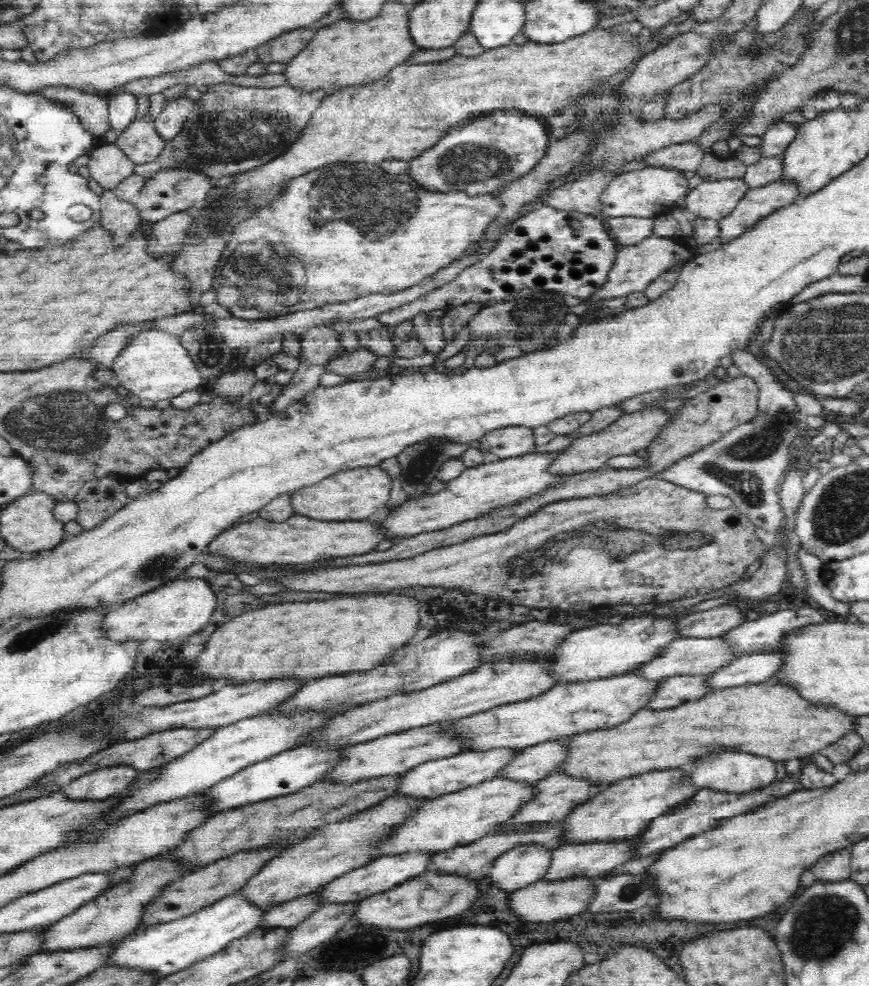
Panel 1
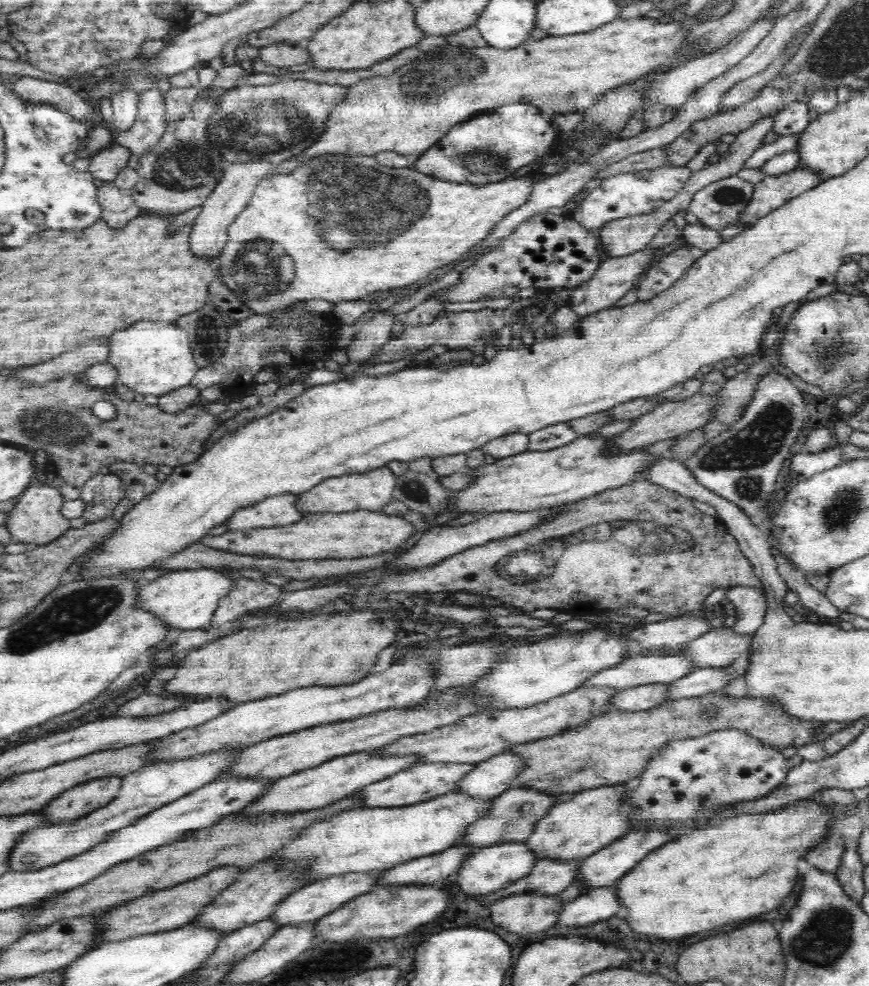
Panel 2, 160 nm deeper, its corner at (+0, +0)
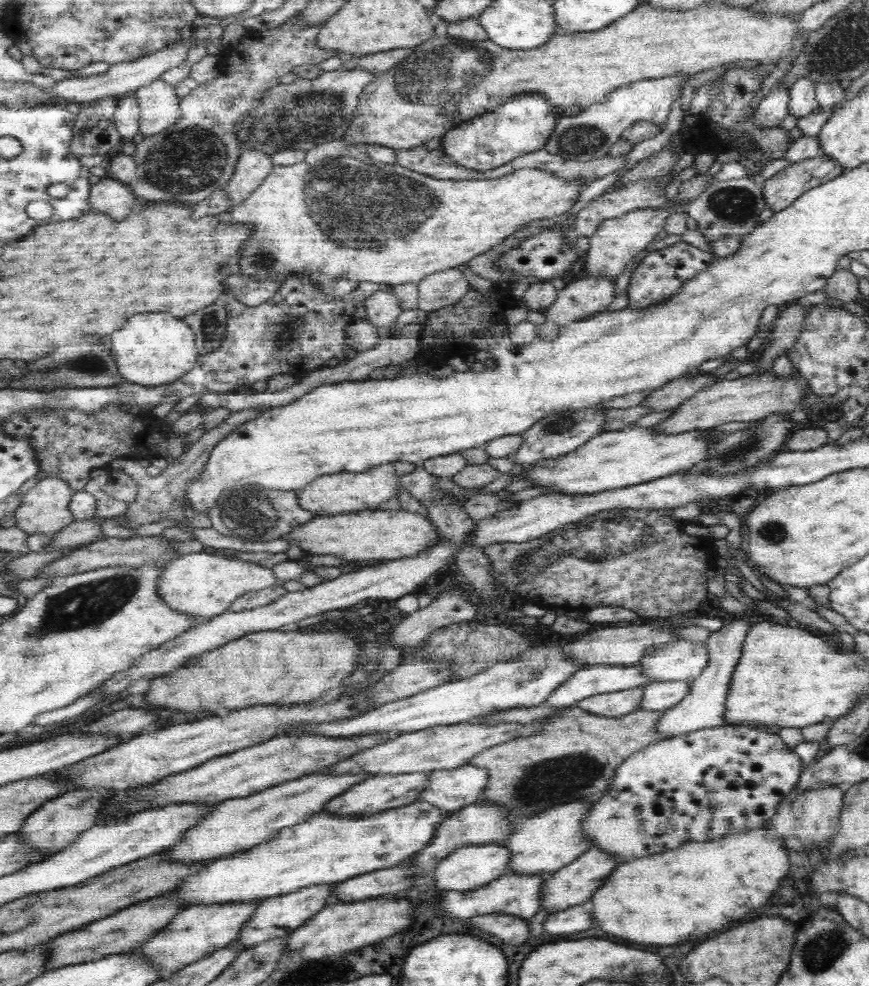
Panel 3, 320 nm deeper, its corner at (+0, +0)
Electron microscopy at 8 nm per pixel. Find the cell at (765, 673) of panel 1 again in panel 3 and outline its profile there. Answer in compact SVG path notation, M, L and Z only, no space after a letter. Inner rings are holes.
M682 681L654 682L645 686L644 697L642 697L639 710L666 710L678 704L688 689L692 686L692 682L686 683Z

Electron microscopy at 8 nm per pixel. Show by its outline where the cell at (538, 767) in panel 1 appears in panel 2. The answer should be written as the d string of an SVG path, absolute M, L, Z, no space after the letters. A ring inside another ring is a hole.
M502 753L488 758L486 761L476 763L475 767L458 781L456 790L452 790L452 792L461 791L464 794L473 795L473 798L493 798L498 796L516 784L515 778L525 767L525 762L522 757L516 757L516 755L510 753Z

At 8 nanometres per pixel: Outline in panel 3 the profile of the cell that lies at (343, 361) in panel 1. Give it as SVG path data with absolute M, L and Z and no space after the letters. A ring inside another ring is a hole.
M385 286L372 293L364 302L366 318L377 328L378 326L392 326L402 314L404 308L400 299L394 295L392 286Z

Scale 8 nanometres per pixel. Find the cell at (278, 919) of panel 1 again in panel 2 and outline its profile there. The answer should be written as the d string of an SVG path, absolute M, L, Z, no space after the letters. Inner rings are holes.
M267 917L248 926L238 928L218 941L217 948L208 960L201 962L199 968L220 966L224 962L242 960L251 952L258 950L280 927L275 920Z

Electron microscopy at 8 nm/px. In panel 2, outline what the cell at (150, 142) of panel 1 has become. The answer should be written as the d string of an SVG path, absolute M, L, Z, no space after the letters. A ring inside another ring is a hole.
M157 88L138 93L136 122L128 130L115 131L116 145L128 148L132 155L142 156L158 145L167 129L164 116L166 101Z

